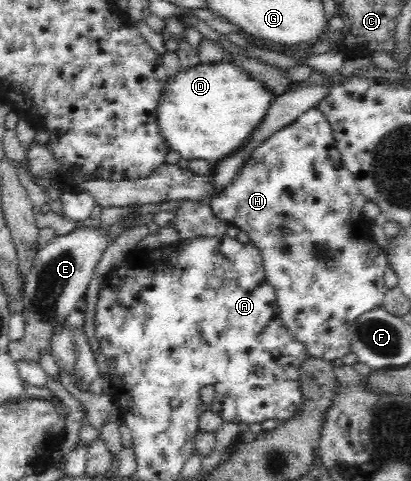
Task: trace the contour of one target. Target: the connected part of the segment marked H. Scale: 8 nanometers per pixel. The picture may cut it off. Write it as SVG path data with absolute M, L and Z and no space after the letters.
M317 108L272 132L254 147L230 183L209 201L218 219L246 231L249 241L260 251L266 280L274 286L282 326L312 357L340 363L350 352L349 327L362 313L381 307L385 298L387 255L369 237L368 221L362 217L365 202L357 180L343 166L330 122Z

